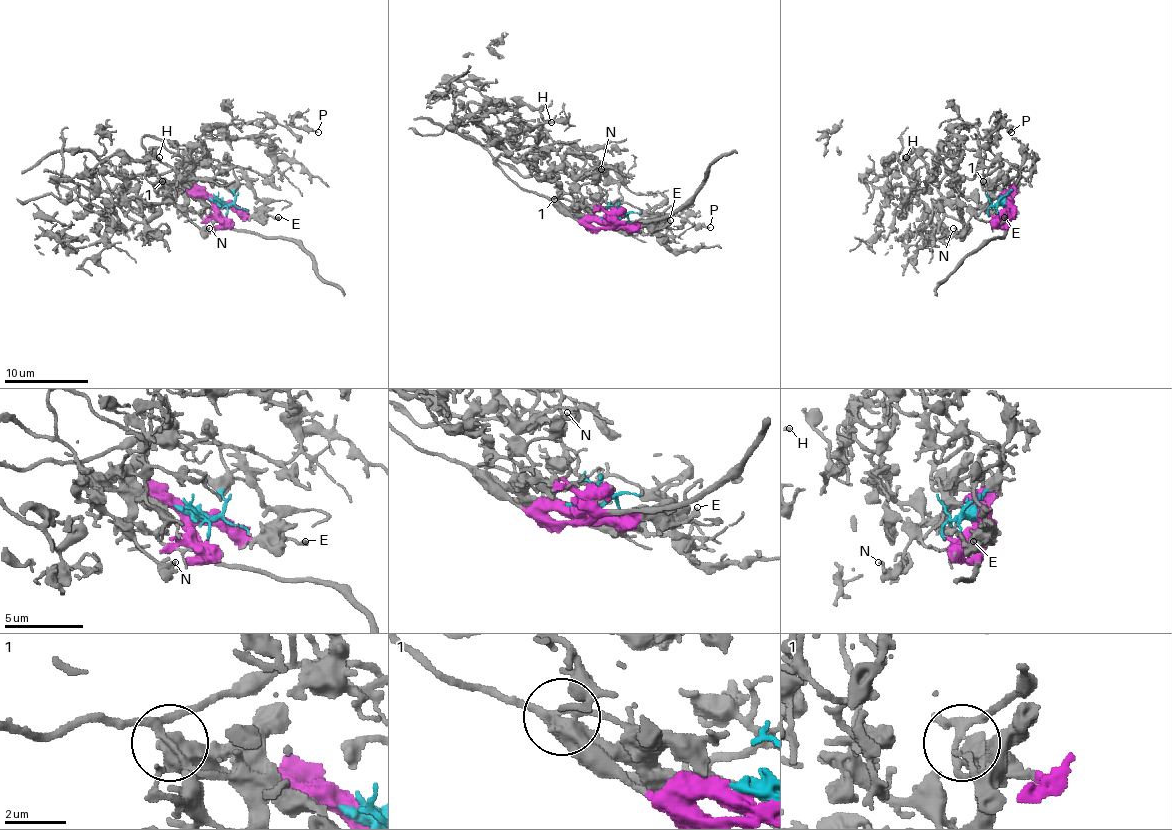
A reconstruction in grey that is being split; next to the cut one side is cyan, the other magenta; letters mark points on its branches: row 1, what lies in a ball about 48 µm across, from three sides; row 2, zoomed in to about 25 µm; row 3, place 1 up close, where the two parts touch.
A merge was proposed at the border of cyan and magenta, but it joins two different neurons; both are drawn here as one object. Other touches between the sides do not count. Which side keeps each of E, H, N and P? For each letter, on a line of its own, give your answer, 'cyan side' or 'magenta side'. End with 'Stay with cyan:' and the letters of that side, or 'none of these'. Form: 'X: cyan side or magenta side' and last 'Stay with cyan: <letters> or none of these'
E: magenta side
H: cyan side
N: cyan side
P: cyan side
Stay with cyan: H, N, P

